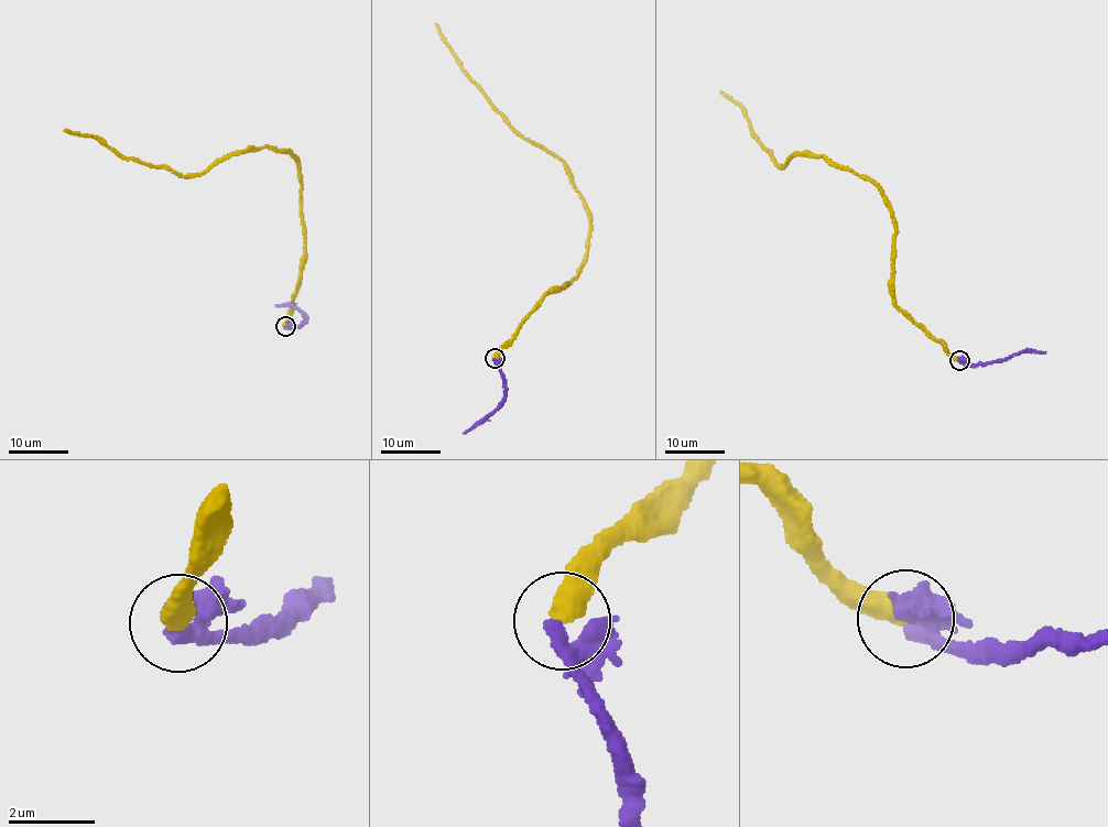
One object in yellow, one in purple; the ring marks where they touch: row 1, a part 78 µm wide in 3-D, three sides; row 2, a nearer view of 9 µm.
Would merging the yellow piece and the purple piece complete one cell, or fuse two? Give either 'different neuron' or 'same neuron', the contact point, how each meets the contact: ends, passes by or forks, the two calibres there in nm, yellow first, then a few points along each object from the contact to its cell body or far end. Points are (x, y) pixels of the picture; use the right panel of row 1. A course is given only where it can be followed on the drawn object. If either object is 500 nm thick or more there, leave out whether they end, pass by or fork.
different neuron; place (959, 360); calibres 500 and 280 nm; course yellow (959, 360), (894, 304), (887, 196), (822, 156), (795, 152), (784, 166), (777, 164), (740, 107), (720, 91); course purple (959, 361), (998, 362), (1019, 352), (1045, 352)

